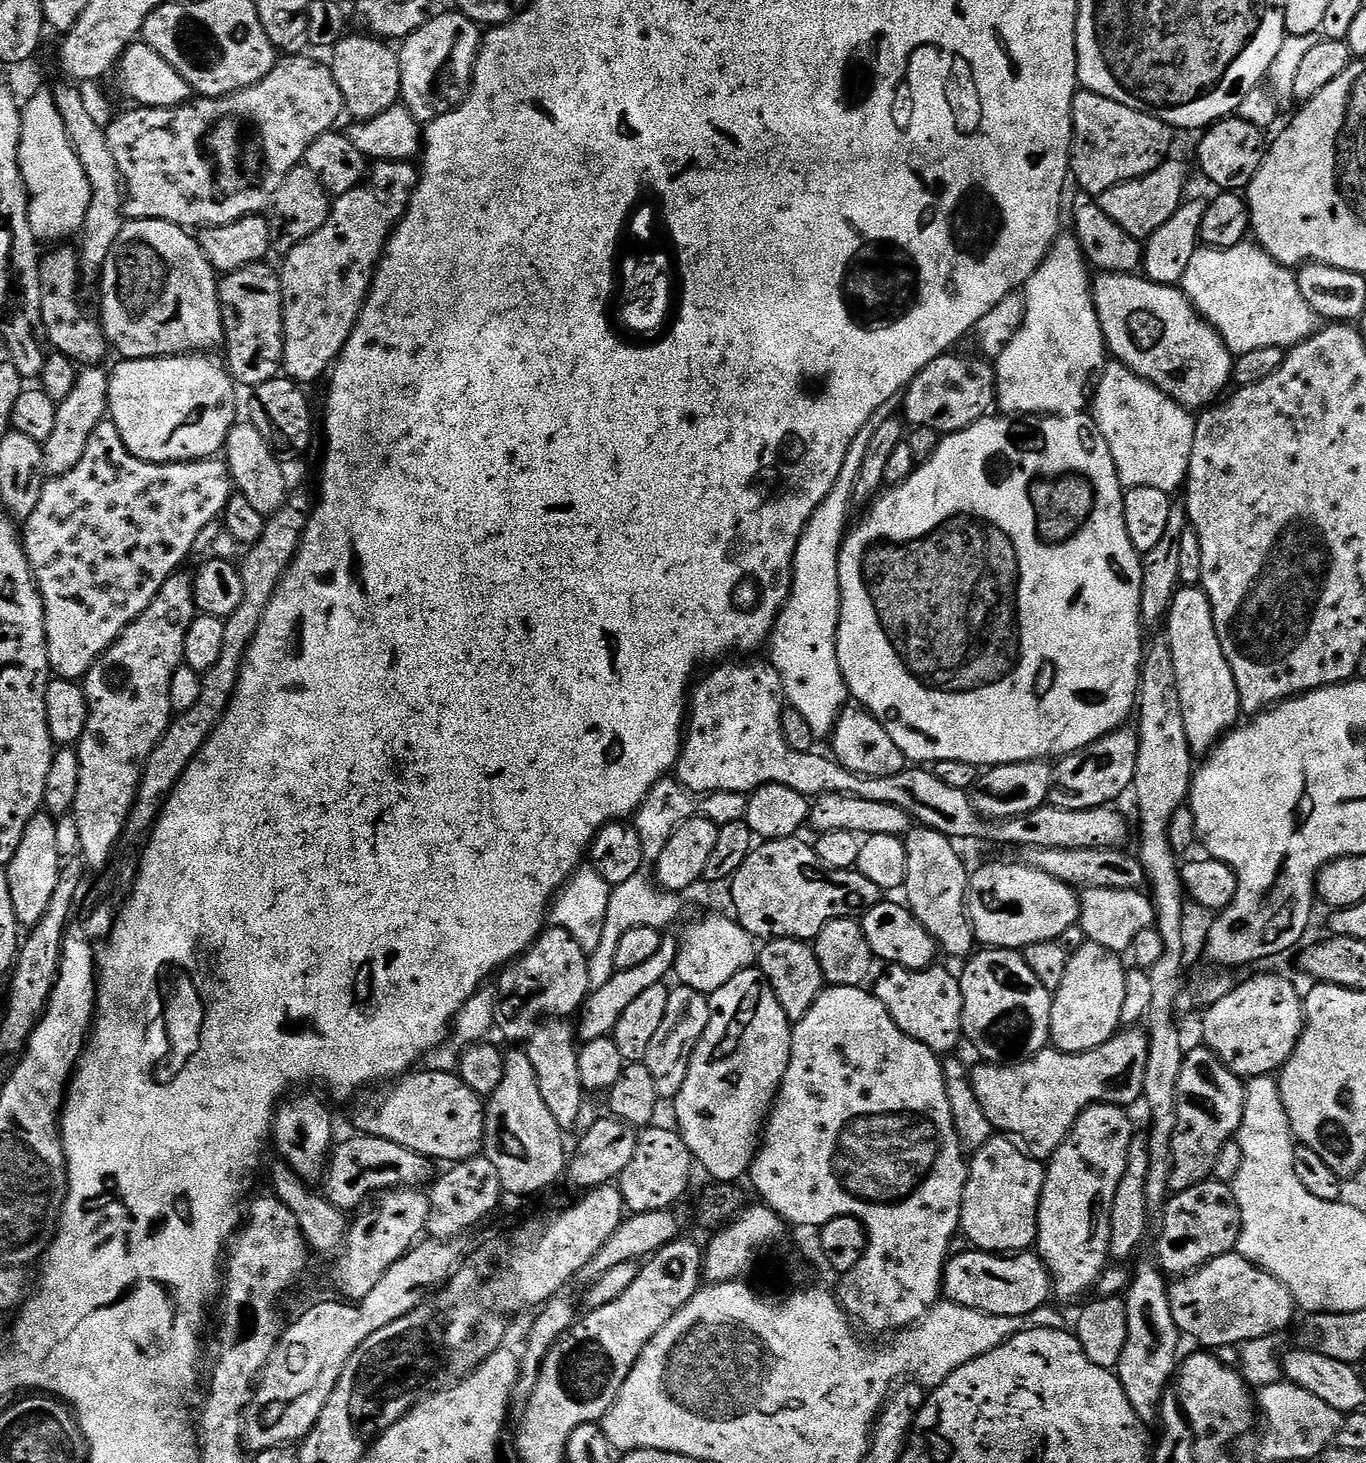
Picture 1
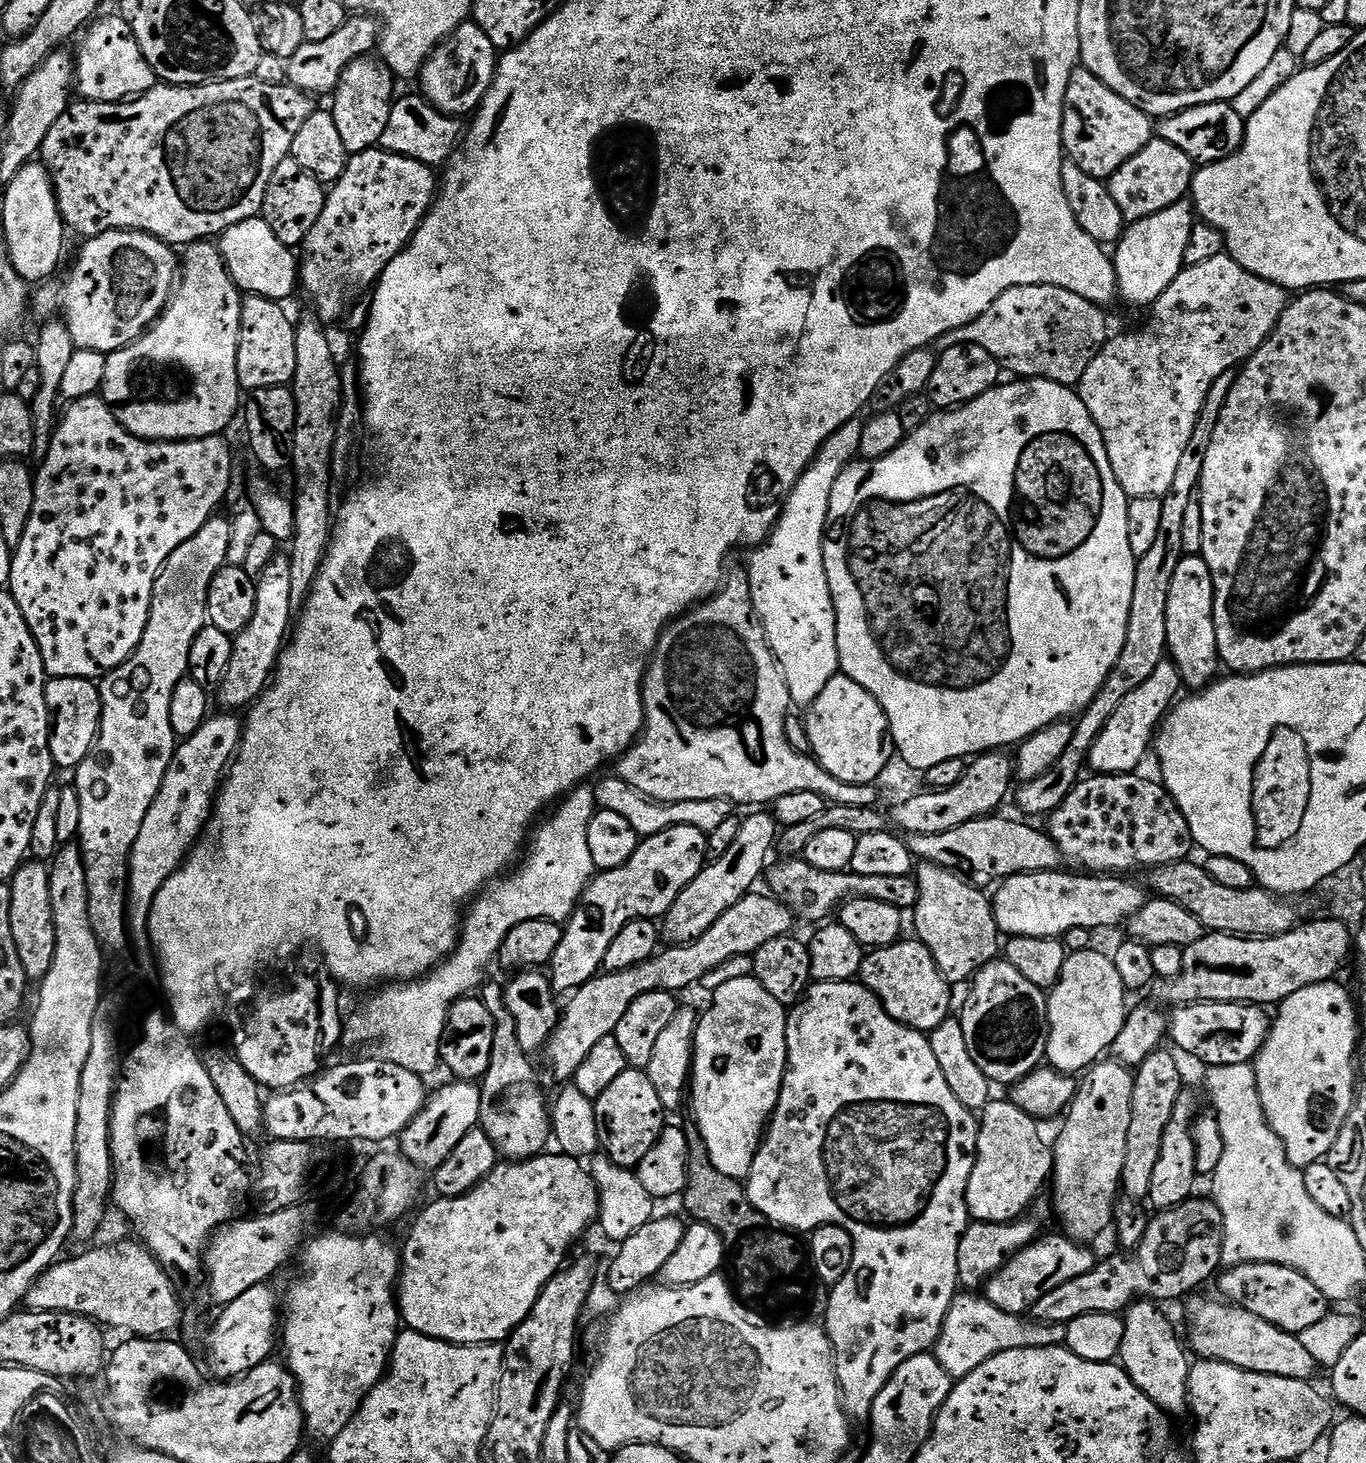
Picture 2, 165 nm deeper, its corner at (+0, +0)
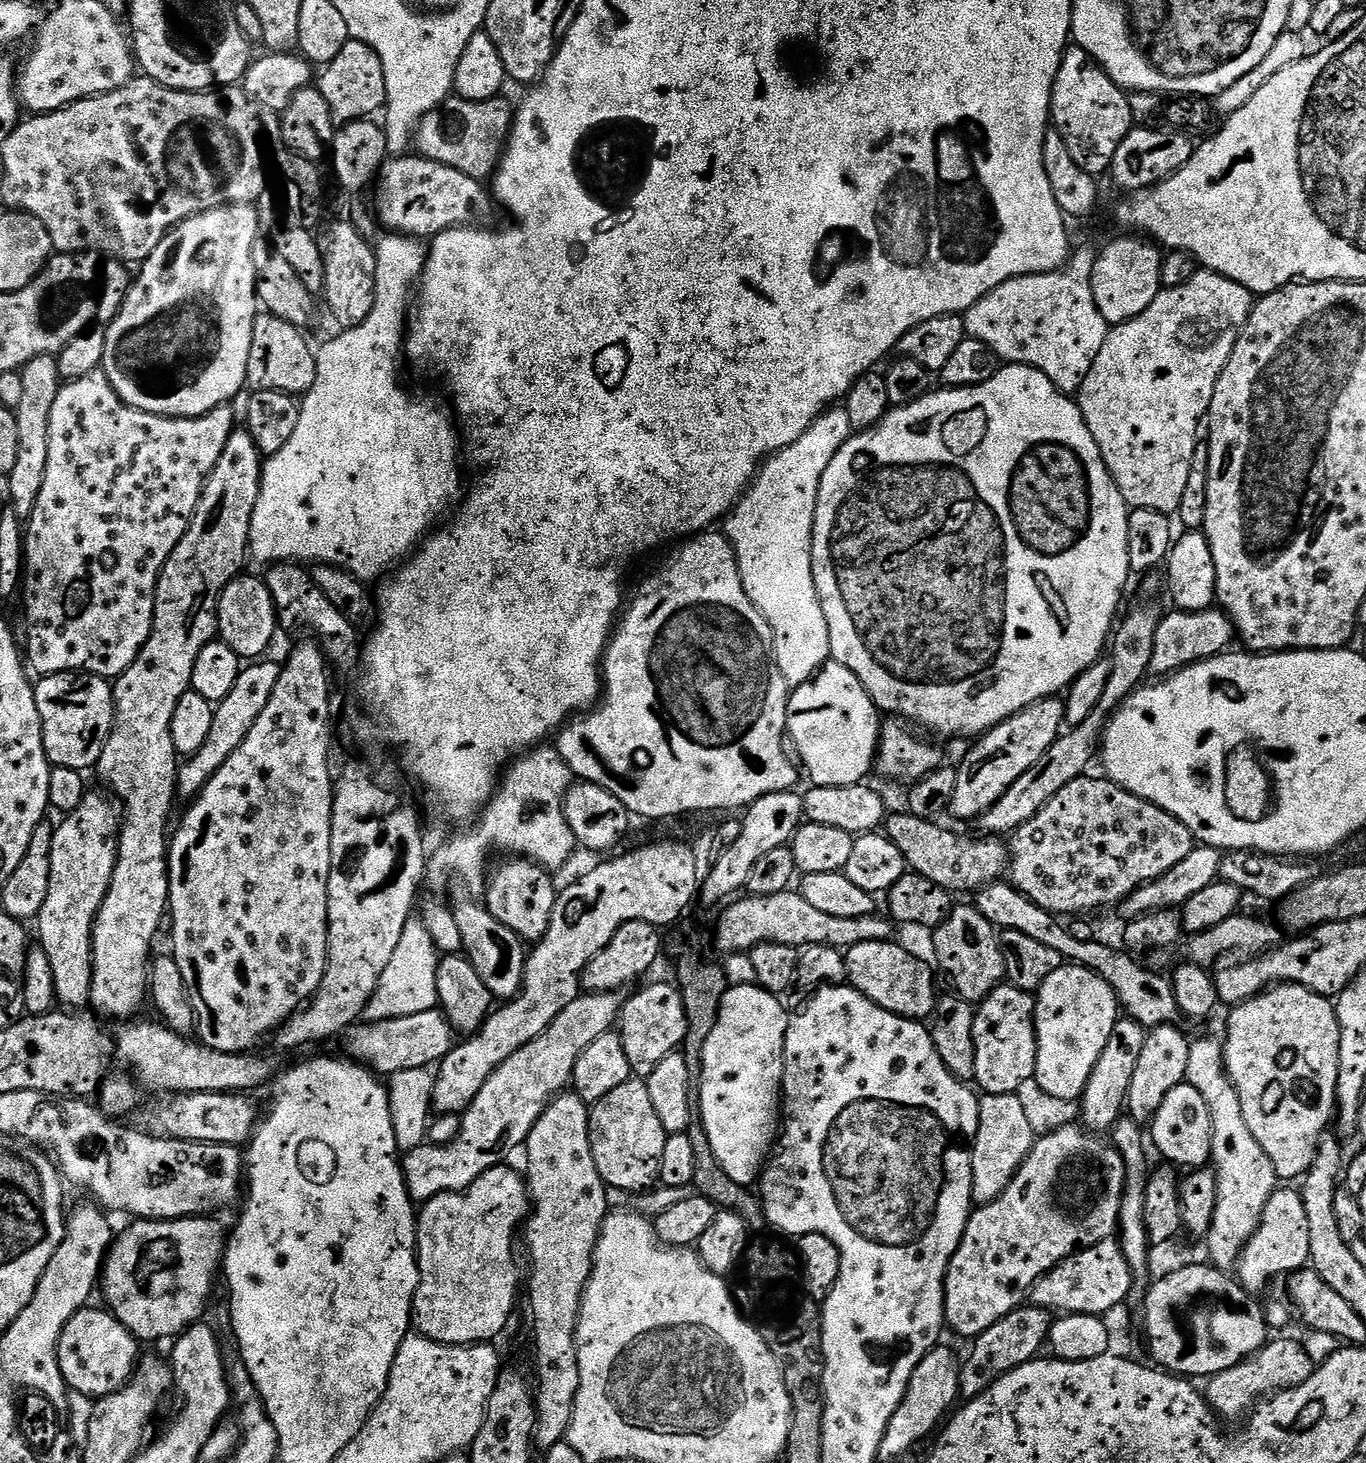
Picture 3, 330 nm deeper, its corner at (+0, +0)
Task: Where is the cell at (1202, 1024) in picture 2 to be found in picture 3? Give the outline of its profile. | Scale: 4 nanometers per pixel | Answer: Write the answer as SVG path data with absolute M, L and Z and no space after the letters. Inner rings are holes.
M997 882L987 884L974 896L974 907L986 917L989 922L1000 930L1018 930L1022 934L1030 934L1030 938L1045 943L1046 946L1058 950L1065 961L1080 964L1094 974L1098 974L1114 990L1123 1015L1130 1020L1137 1020L1145 1030L1161 1028L1164 1024L1176 1024L1182 1013L1176 995L1172 989L1171 979L1167 975L1159 976L1148 968L1136 964L1137 957L1121 950L1103 944L1100 938L1090 942L1081 942L1070 934L1068 924L1061 922L1053 913L1042 910L1028 896L1024 896L1011 883Z

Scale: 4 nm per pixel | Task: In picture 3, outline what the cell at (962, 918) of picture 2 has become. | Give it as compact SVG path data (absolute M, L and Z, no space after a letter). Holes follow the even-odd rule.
M974 906L953 907L952 912L931 933L932 948L936 951L935 967L948 979L953 993L961 1000L979 1002L988 997L1005 979L1004 959L996 925L989 922Z

